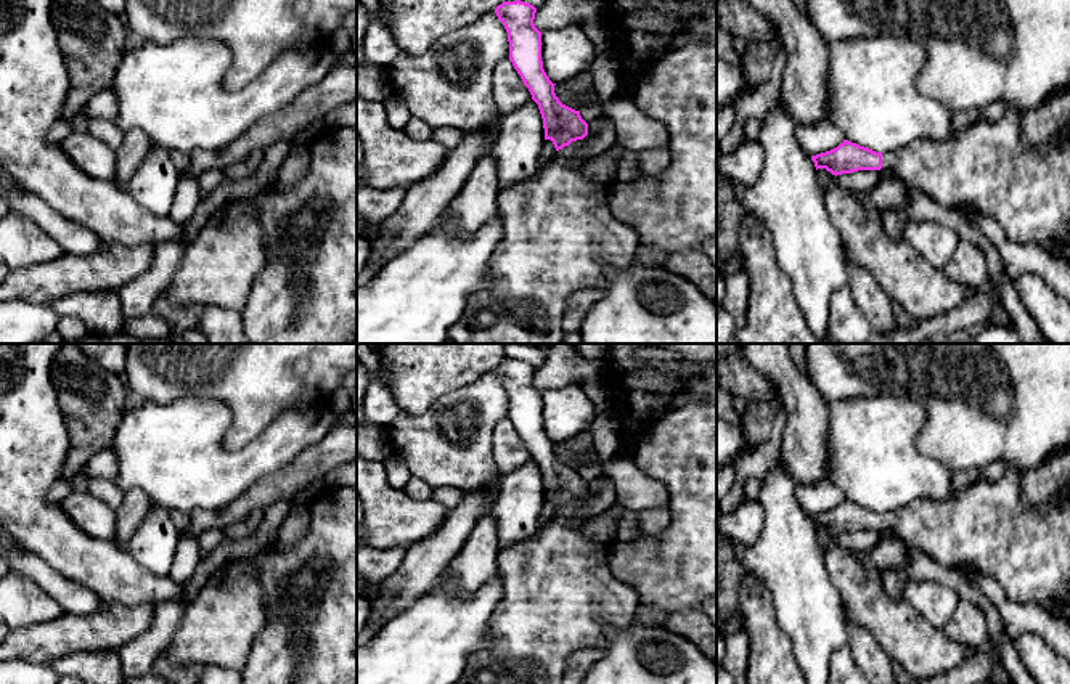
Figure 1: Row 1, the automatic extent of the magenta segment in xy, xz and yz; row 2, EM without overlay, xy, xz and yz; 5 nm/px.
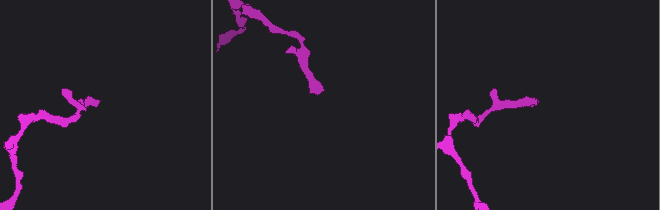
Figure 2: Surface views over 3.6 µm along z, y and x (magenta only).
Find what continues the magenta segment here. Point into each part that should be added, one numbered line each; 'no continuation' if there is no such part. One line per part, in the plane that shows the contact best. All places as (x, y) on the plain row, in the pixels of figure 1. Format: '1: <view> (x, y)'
1: yz (1027, 549)

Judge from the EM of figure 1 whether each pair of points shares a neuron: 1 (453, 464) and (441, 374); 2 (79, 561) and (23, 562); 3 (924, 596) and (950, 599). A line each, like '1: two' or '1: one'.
1: two
2: two
3: one

